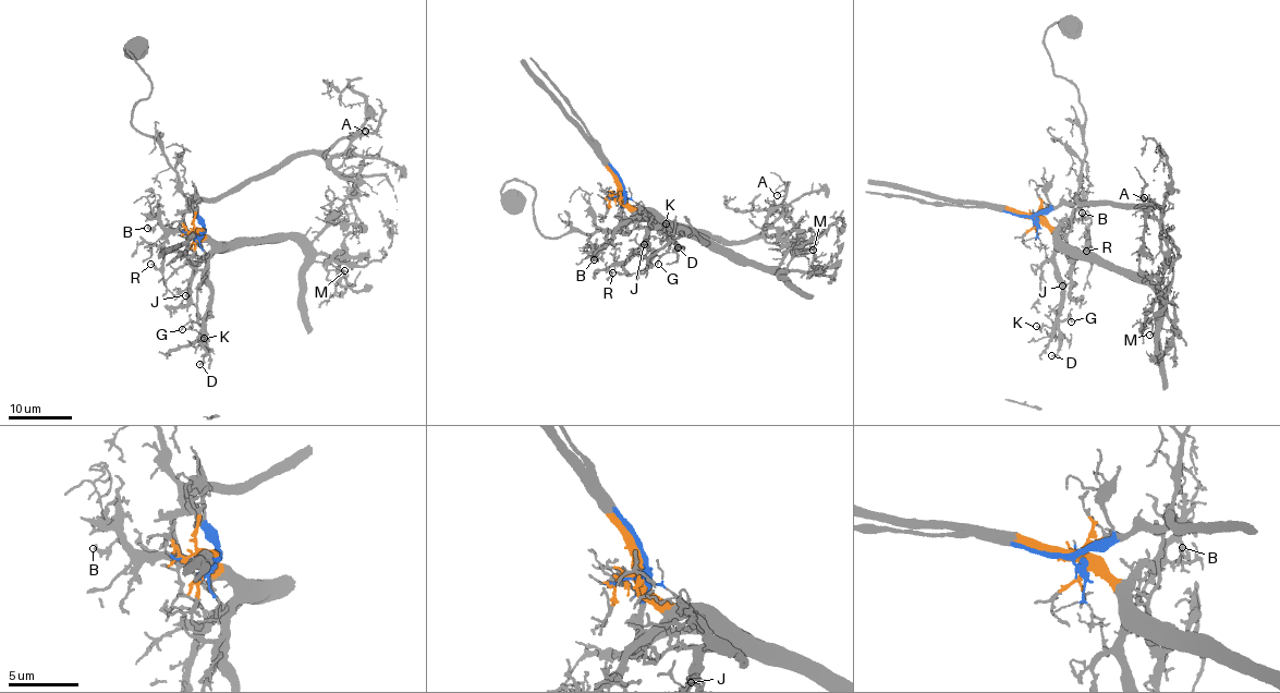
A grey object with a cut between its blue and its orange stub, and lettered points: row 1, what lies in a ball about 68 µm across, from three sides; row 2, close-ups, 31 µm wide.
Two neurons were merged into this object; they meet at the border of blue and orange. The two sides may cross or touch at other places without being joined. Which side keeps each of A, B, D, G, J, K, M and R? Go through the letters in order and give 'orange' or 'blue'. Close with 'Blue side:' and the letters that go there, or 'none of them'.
A: blue
B: orange
D: orange
G: orange
J: orange
K: orange
M: orange
R: orange
Blue side: A

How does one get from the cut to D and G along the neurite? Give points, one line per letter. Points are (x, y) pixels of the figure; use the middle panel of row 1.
D: (621, 187), (623, 198), (646, 214), (683, 248), (677, 247)
G: (621, 187), (623, 198), (668, 234), (670, 248), (657, 264)

